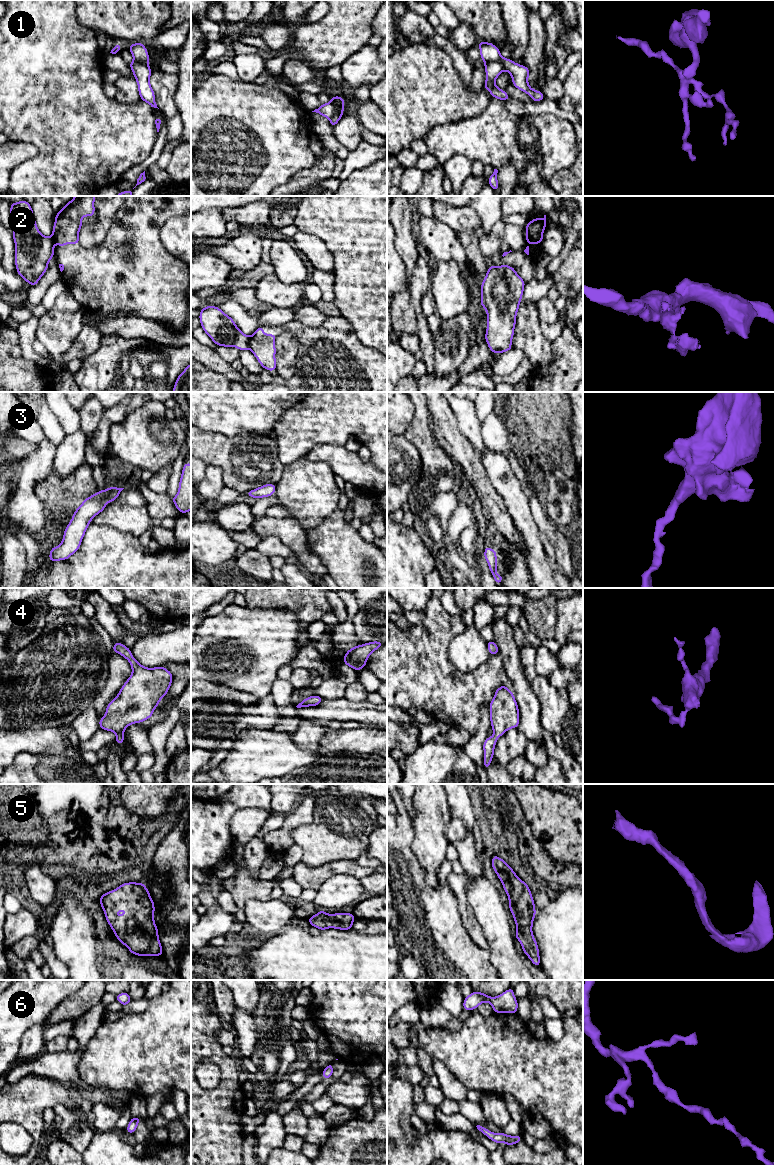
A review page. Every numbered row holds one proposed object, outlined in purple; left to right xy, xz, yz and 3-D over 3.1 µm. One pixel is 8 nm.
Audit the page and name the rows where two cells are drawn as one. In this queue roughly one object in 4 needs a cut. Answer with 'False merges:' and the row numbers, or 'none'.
False merges: 1, 2

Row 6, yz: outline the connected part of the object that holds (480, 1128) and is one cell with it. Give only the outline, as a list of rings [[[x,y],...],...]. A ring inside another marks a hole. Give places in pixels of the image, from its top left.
[[[477,1125],[476,1127],[481,1133],[483,1133],[490,1140],[496,1142],[497,1144],[501,1144],[501,1143],[505,1142],[506,1146],[509,1146],[509,1145],[517,1144],[518,1142],[520,1142],[522,1140],[521,1135],[510,1136],[503,1132],[502,1133],[493,1133],[493,1132],[489,1131],[487,1128],[482,1127],[480,1125]]]

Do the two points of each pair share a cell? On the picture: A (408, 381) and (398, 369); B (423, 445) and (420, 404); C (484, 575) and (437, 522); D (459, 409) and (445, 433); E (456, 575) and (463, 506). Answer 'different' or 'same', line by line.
A: different
B: same
C: same
D: different
E: same

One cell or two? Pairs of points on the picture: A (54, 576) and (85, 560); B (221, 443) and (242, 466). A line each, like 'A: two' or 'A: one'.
A: two
B: one

